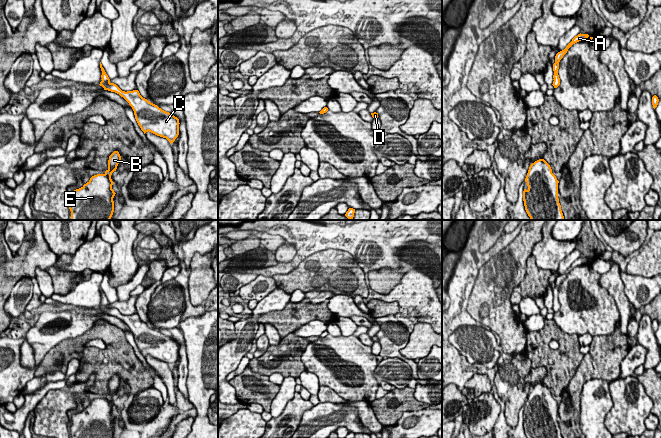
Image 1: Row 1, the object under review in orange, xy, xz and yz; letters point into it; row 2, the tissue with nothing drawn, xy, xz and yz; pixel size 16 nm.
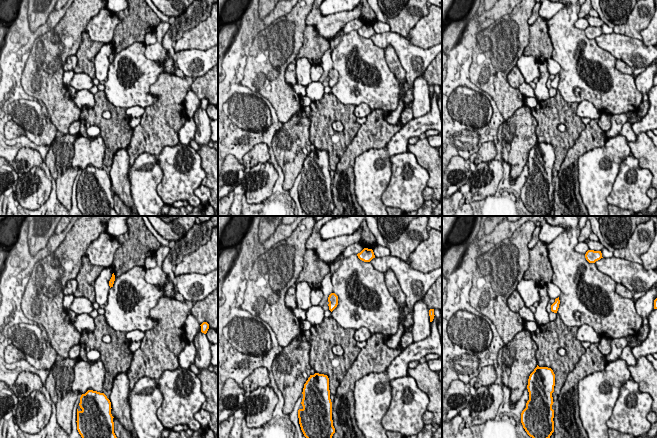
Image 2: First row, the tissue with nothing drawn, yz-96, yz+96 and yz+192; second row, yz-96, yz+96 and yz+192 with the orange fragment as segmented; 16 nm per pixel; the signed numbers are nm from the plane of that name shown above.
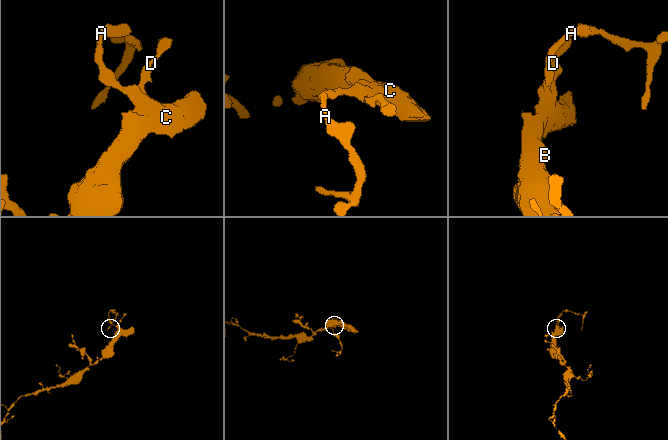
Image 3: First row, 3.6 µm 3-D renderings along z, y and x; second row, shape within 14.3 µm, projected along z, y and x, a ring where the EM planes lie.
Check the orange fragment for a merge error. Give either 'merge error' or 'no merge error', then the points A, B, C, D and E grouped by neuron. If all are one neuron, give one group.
merge error | A / B C D E

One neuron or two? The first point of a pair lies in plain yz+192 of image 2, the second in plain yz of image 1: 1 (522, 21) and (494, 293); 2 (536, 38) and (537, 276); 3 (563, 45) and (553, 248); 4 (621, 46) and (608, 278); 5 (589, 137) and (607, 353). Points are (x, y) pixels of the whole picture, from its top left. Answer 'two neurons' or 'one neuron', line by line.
1: one neuron
2: one neuron
3: two neurons
4: two neurons
5: one neuron

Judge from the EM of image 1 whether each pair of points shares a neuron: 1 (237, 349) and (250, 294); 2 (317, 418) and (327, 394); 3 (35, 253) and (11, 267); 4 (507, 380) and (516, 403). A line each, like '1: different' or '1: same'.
1: different
2: different
3: same
4: same

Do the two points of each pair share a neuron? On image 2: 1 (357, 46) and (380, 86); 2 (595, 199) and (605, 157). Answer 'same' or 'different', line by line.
1: same
2: same

